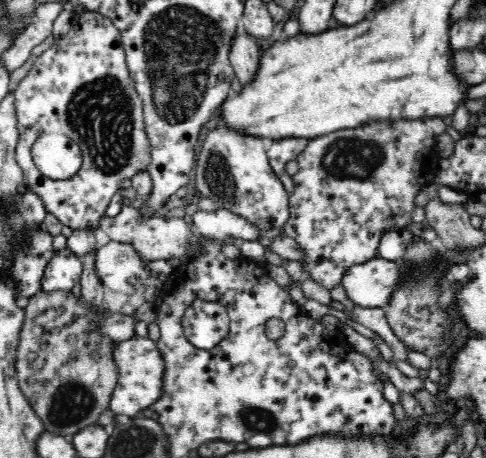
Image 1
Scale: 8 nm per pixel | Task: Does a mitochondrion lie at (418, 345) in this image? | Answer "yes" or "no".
no

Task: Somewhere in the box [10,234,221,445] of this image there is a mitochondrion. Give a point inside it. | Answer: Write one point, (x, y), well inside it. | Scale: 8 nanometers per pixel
(73, 403)

